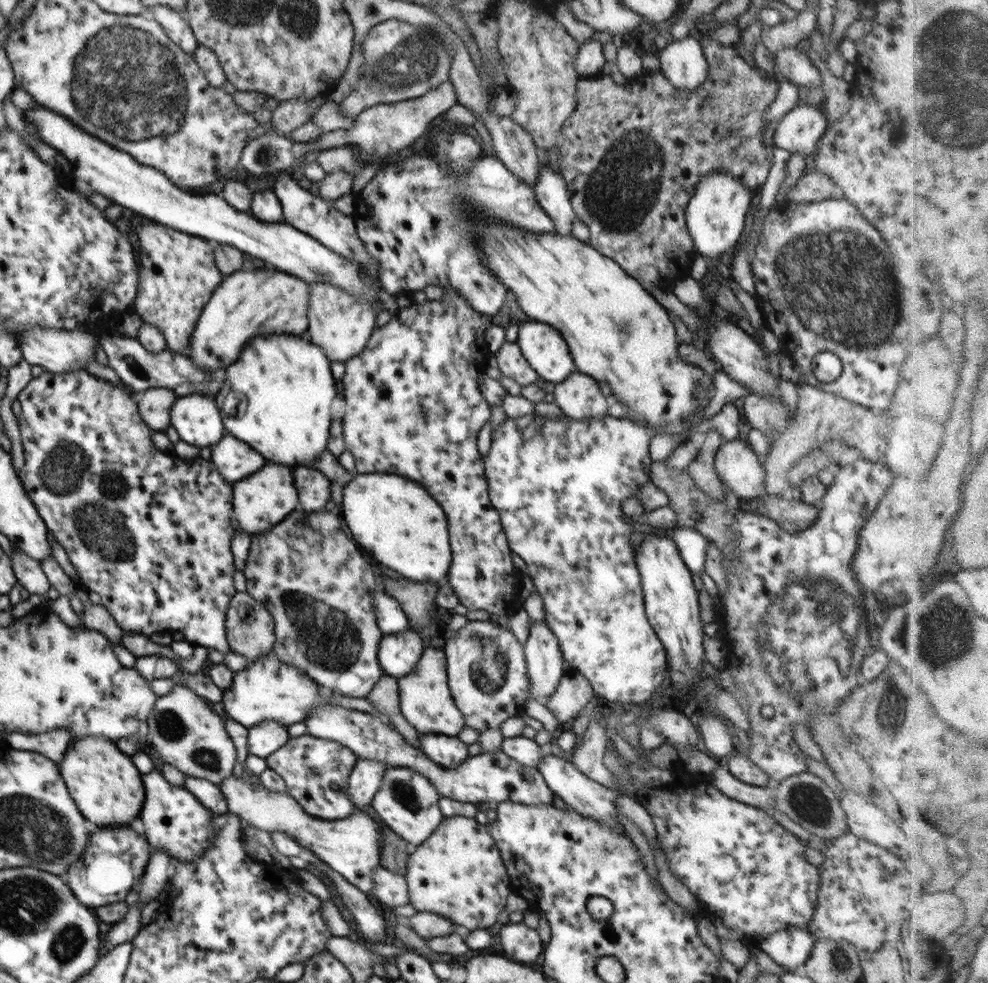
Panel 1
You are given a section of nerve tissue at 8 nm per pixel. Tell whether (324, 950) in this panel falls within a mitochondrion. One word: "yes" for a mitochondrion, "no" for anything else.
no

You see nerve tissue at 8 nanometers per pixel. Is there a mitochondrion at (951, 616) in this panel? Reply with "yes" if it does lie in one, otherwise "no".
yes

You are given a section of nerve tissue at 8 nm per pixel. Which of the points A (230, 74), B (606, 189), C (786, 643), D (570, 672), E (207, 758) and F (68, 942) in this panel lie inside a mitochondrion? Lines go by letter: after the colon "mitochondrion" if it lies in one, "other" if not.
A: other
B: mitochondrion
C: mitochondrion
D: other
E: mitochondrion
F: mitochondrion

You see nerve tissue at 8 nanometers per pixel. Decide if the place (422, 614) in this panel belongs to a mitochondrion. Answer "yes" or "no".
yes

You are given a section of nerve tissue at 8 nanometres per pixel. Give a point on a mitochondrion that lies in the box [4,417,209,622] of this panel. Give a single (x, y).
(54, 462)

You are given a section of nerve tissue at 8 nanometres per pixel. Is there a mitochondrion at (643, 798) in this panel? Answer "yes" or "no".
no

